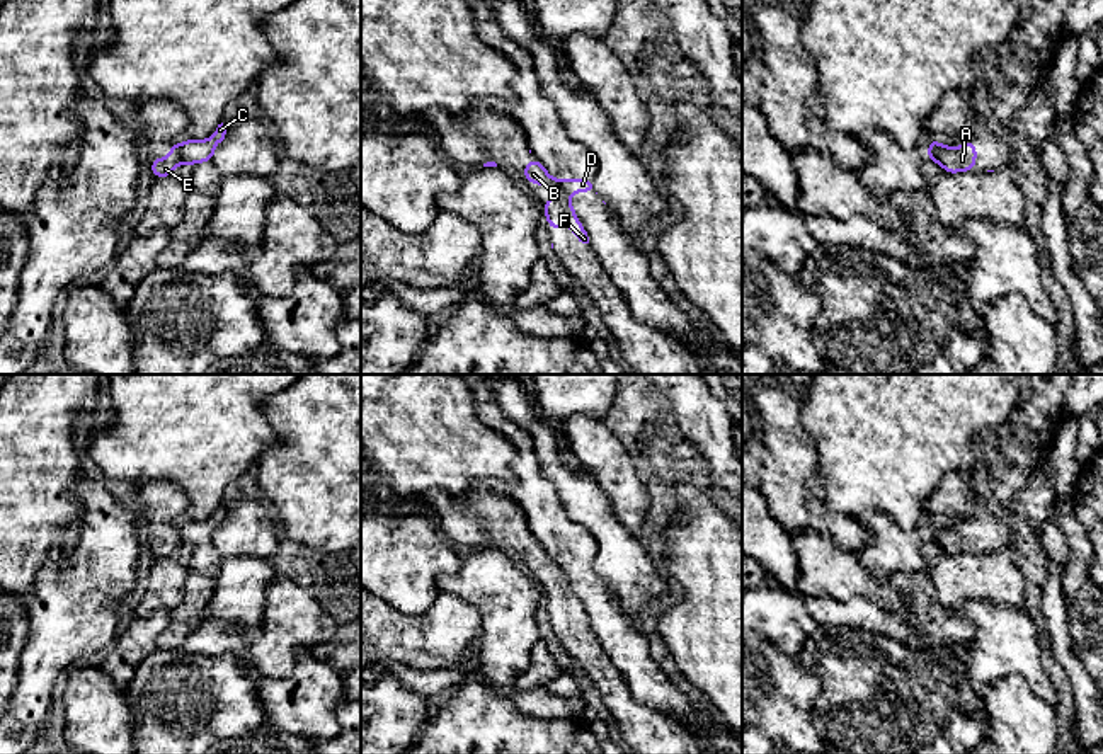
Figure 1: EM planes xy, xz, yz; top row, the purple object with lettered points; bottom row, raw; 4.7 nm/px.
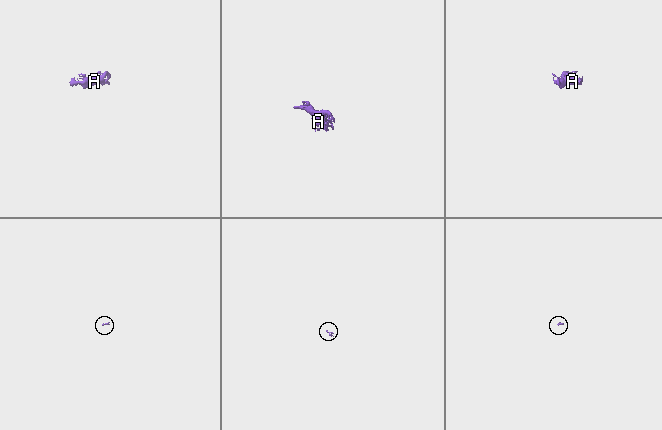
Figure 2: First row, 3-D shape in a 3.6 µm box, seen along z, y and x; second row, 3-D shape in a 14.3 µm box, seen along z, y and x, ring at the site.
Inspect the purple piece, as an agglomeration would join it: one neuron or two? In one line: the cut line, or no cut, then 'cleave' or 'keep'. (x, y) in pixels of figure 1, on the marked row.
xz (557, 181), (572, 210) | cleave

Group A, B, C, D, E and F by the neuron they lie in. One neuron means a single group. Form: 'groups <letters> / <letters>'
groups A B E F / C D

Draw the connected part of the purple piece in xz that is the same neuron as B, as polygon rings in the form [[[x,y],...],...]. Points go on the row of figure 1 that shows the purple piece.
[[[534,158],[526,163],[523,169],[524,180],[533,182],[534,186],[548,186],[552,189],[552,199],[545,204],[541,204],[545,216],[548,220],[548,231],[552,231],[555,226],[562,230],[565,225],[572,226],[572,238],[577,237],[579,242],[589,243],[589,237],[586,231],[586,226],[579,221],[575,211],[572,209],[565,191],[558,184],[557,179],[553,179],[543,163]]]

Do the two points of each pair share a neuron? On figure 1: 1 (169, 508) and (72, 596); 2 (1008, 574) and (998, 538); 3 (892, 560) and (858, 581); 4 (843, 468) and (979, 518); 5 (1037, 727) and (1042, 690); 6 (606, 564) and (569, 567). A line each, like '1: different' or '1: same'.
1: different
2: different
3: different
4: different
5: different
6: different

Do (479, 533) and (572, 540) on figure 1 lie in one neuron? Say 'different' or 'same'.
different

